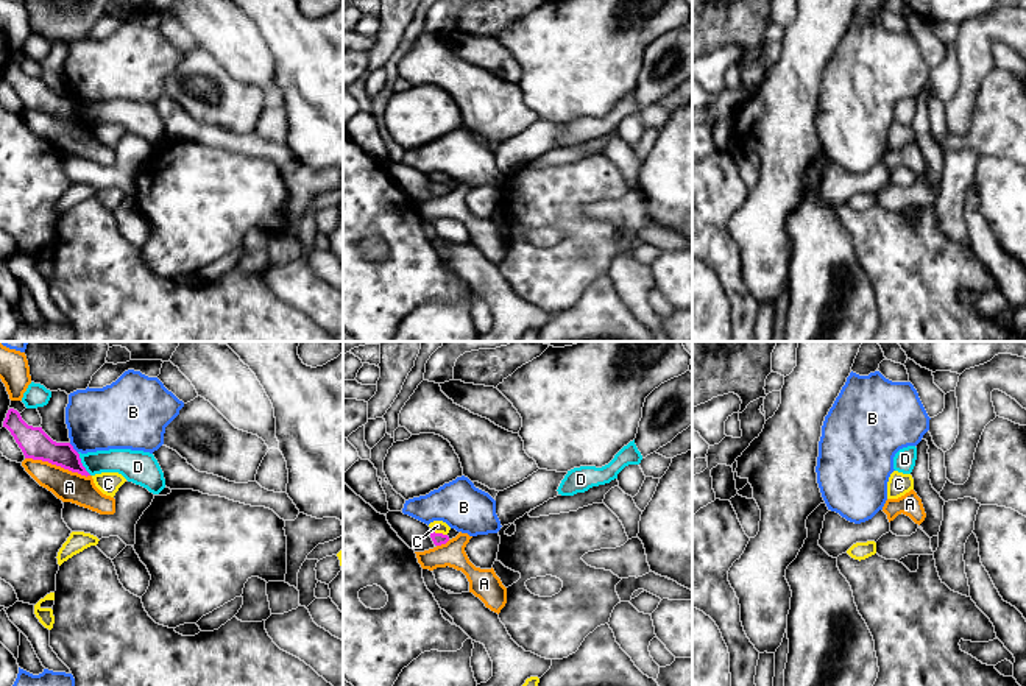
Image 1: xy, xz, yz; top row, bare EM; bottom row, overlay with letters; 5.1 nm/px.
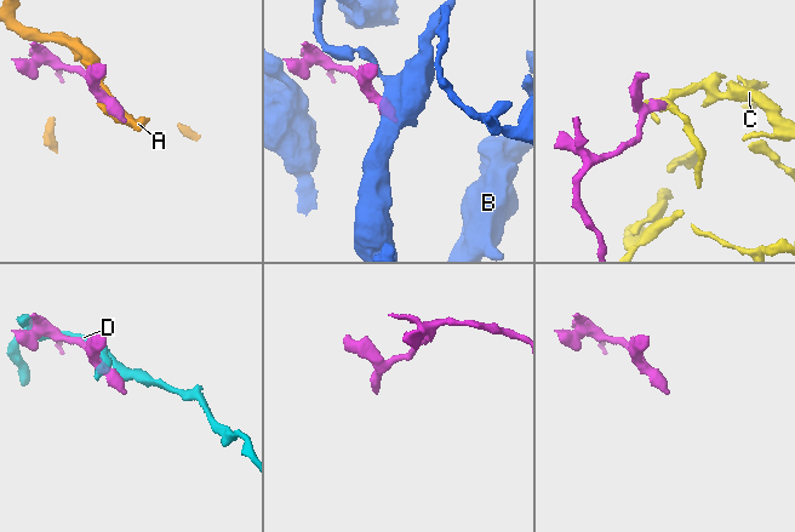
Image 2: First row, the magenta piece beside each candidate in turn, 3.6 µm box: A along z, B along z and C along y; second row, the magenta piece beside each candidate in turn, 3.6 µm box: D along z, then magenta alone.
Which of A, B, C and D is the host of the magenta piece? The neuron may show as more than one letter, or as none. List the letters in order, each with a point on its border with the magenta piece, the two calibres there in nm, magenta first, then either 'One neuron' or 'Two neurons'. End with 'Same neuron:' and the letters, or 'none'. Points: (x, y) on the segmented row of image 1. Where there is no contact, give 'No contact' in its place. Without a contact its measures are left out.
A: Touches magenta at xy (58, 465). Thickness 160 nm (magenta) against 160 nm. Two neurons
B: Touches magenta at xy (72, 448). Thickness 160 nm (magenta) against 320 nm. Two neurons
C: Touches magenta at xz (438, 533). Thickness 60 nm (magenta) against 60 nm. Two neurons
D: Touches magenta at xy (81, 463). Thickness 150 nm (magenta) against 140 nm. Two neurons
Same neuron: none

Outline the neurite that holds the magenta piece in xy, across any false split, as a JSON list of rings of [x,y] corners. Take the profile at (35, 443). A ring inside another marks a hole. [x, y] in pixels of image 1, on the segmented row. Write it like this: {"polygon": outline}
{"polygon": [[[8,410],[3,427],[11,432],[25,458],[48,461],[81,476],[90,476],[70,443],[53,441],[42,427],[28,426],[17,410]]]}

